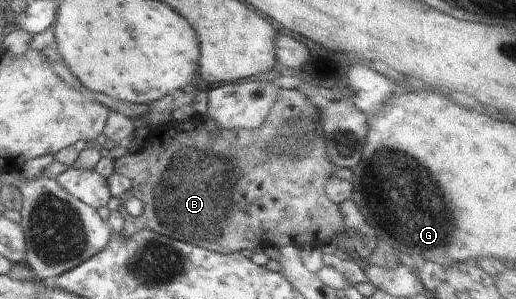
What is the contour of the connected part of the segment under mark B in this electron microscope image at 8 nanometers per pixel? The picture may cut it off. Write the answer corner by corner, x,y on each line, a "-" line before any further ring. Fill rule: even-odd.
280,89
269,116
255,130
221,128
209,132
199,116
188,123
171,120
151,125
140,150
113,162
115,172
126,175
133,182
133,188
118,198
123,203
118,210
125,219
122,237
131,238
139,230
152,230
214,253
231,253
231,250
244,248
253,251
249,258
262,267
269,260
279,261
281,248
285,246
324,248
345,228
339,205
331,202
323,190
323,184
333,174
335,166
327,158
331,138
325,136
325,132
331,132
331,122
319,130
319,120
319,110
302,92
-
131,198
143,202
140,217
132,216
126,210
124,203

